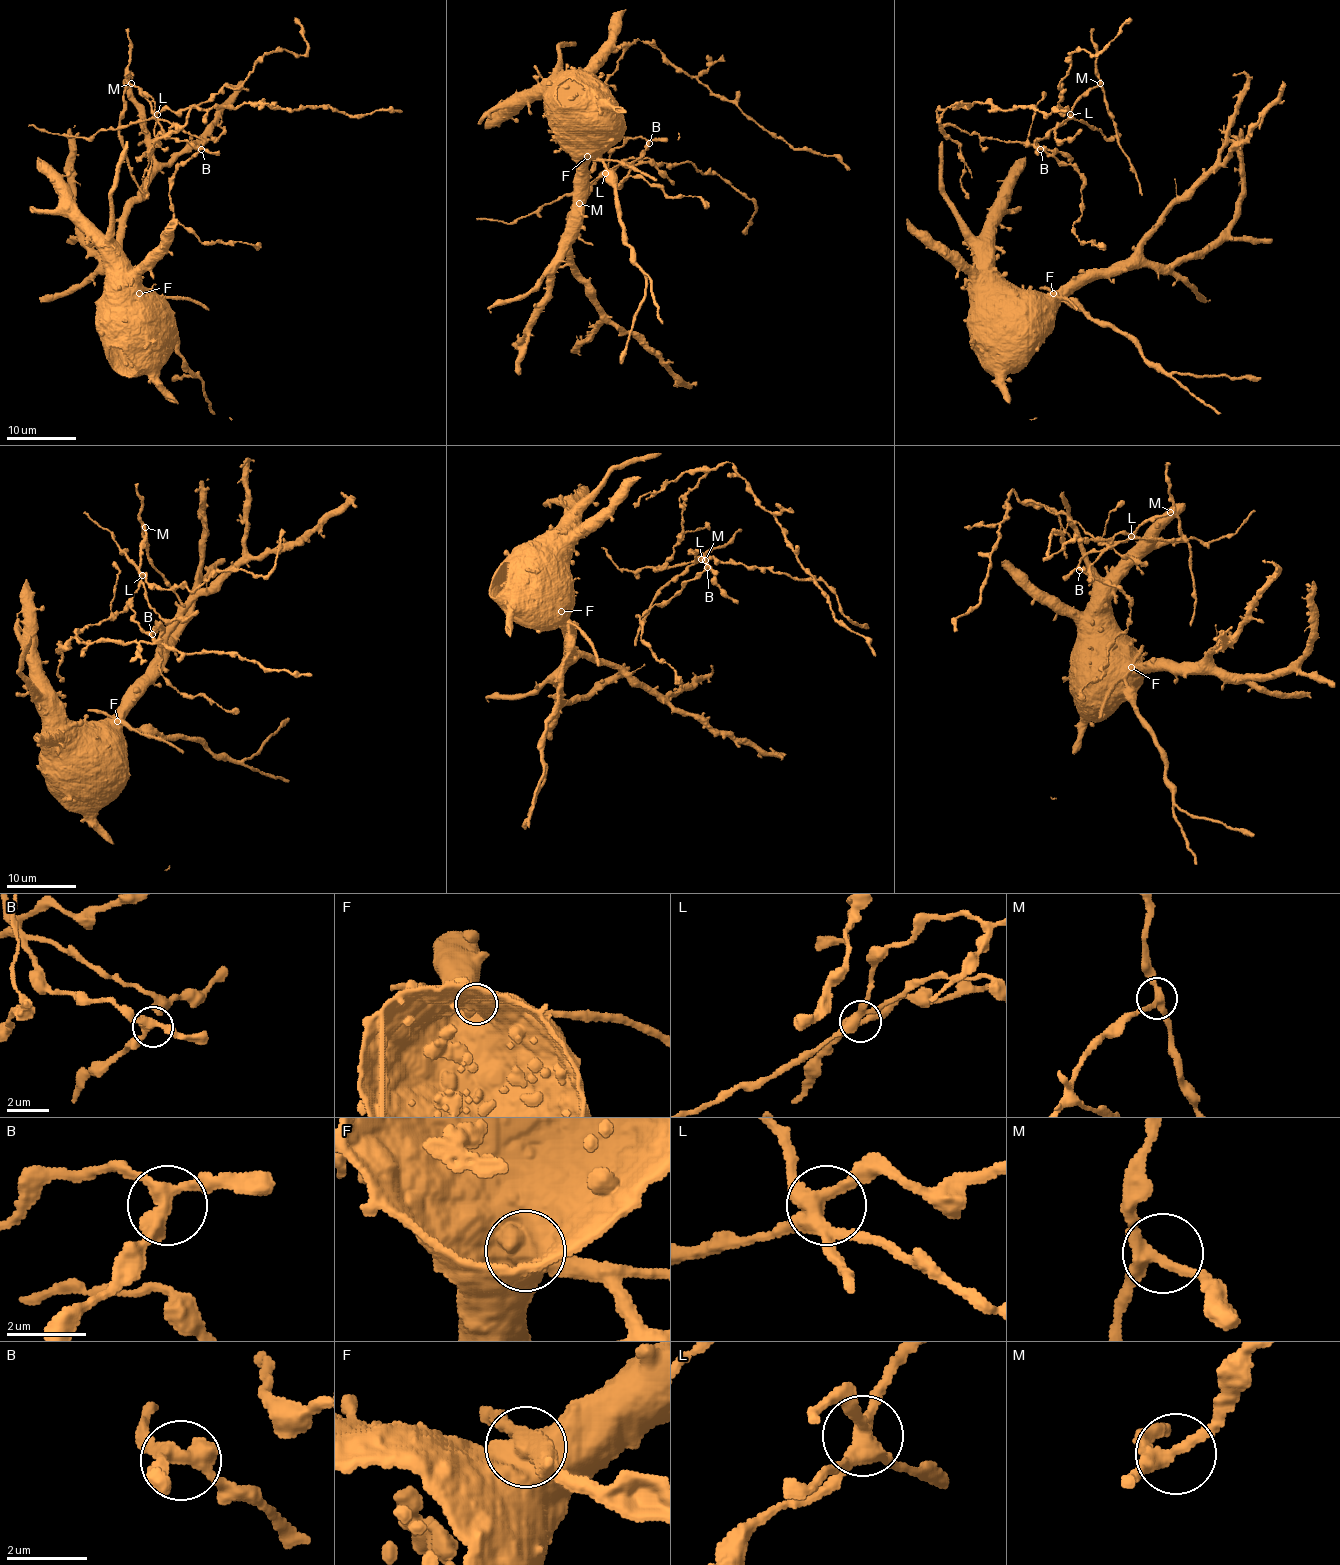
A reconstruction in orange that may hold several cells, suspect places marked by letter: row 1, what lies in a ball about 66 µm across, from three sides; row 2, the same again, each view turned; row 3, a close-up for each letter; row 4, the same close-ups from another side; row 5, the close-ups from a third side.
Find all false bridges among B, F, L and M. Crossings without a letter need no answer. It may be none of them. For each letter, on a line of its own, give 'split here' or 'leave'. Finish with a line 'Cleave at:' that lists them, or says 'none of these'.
B: leave
F: split here
L: leave
M: leave
Cleave at: F

